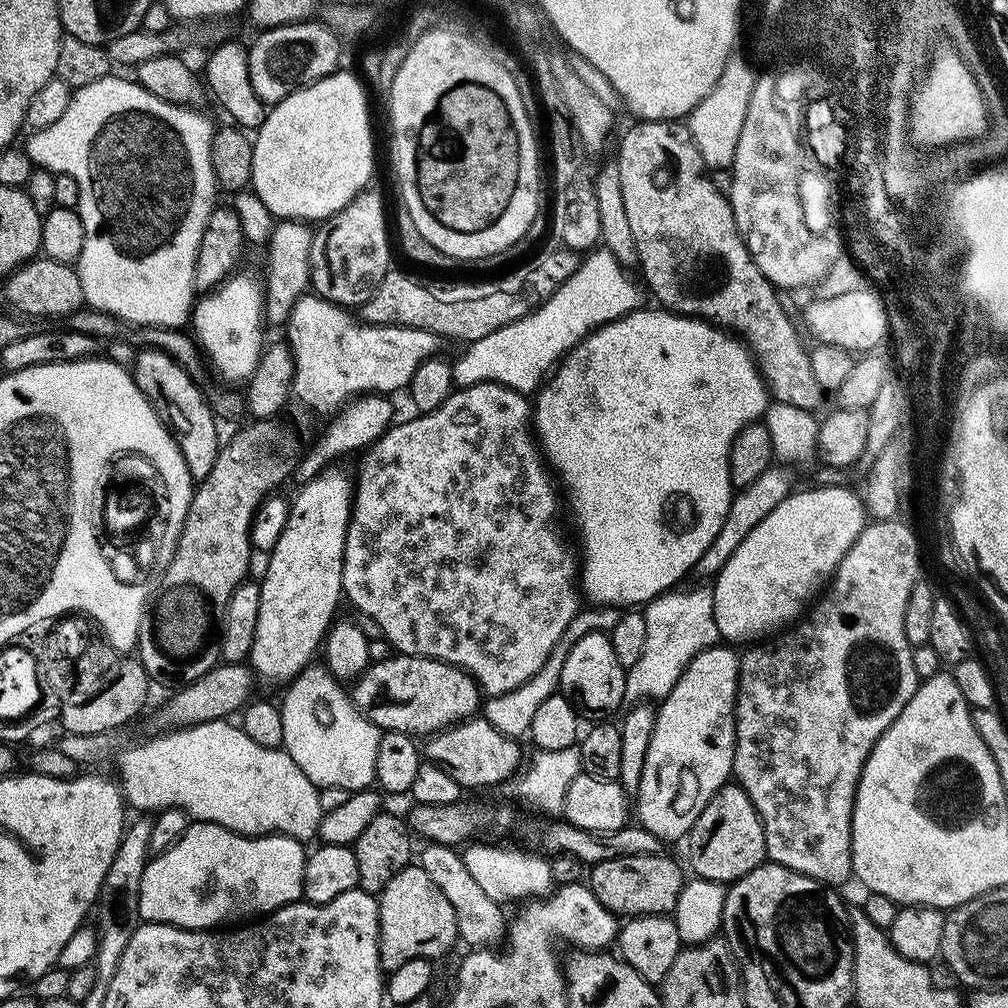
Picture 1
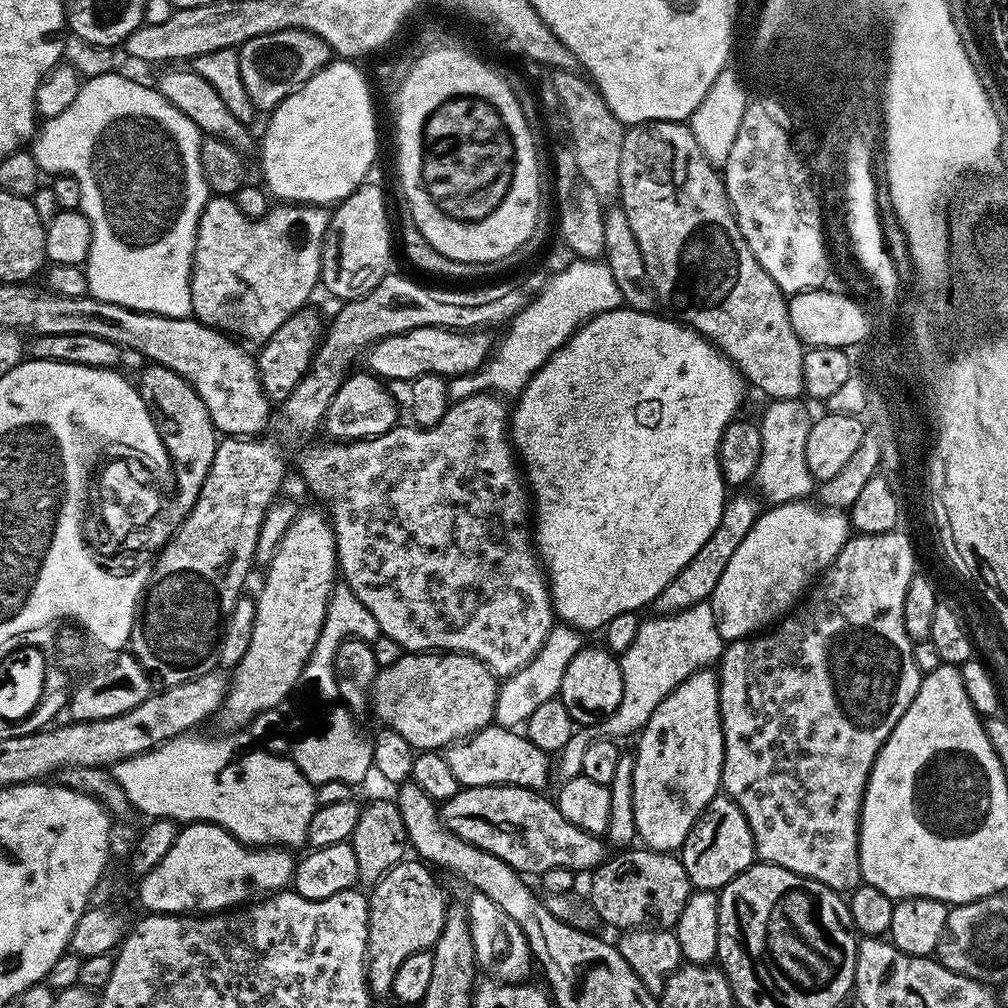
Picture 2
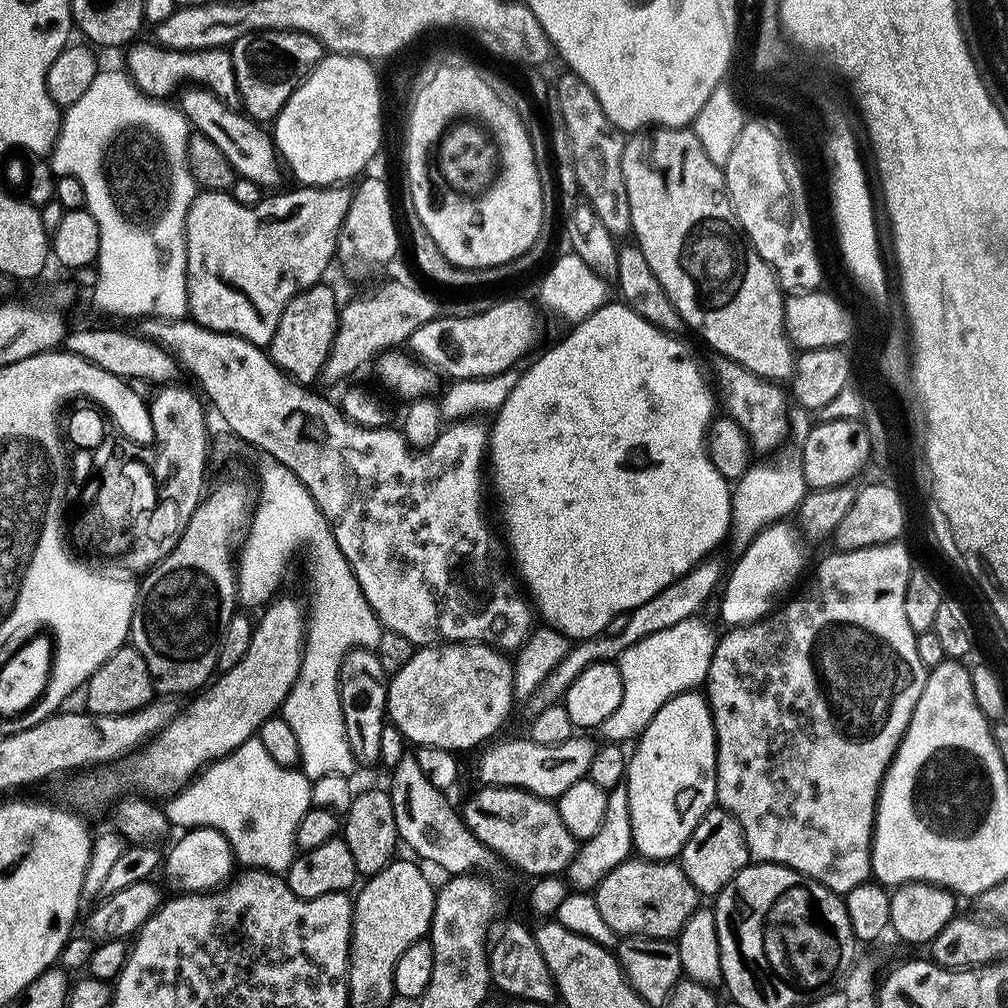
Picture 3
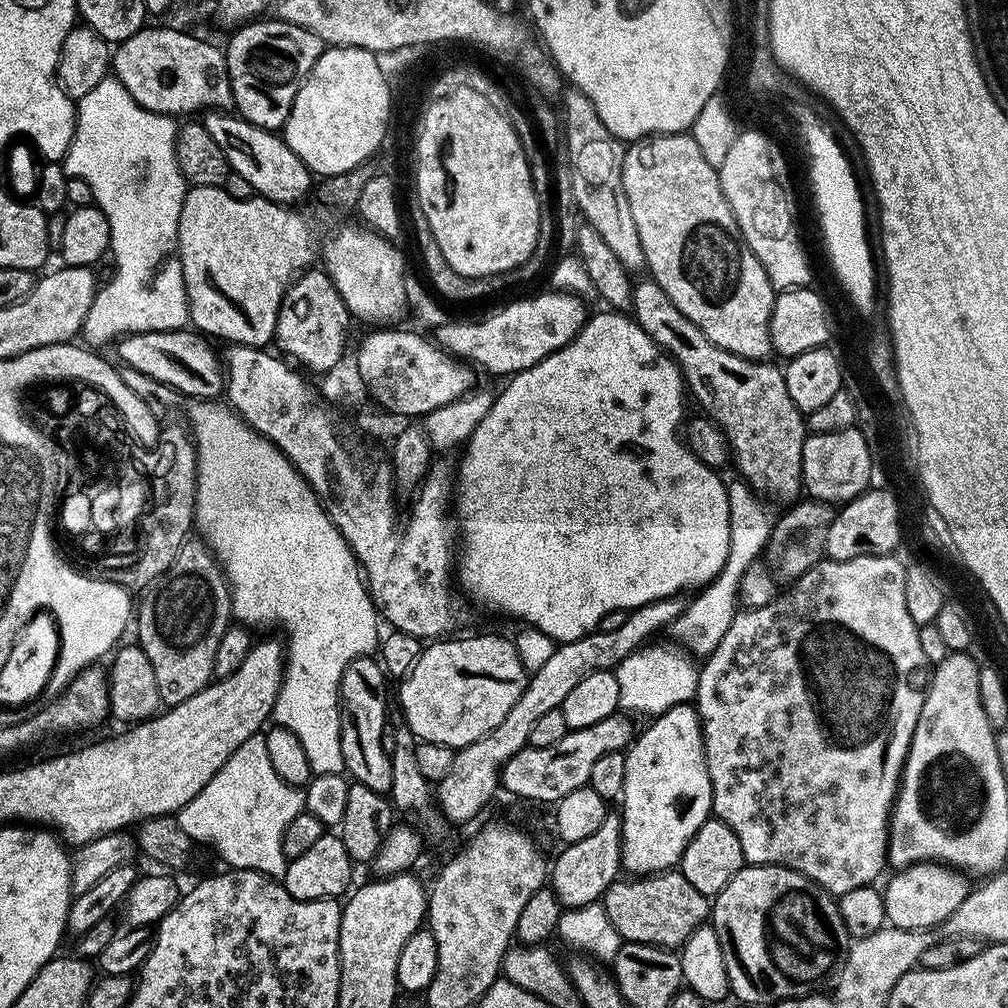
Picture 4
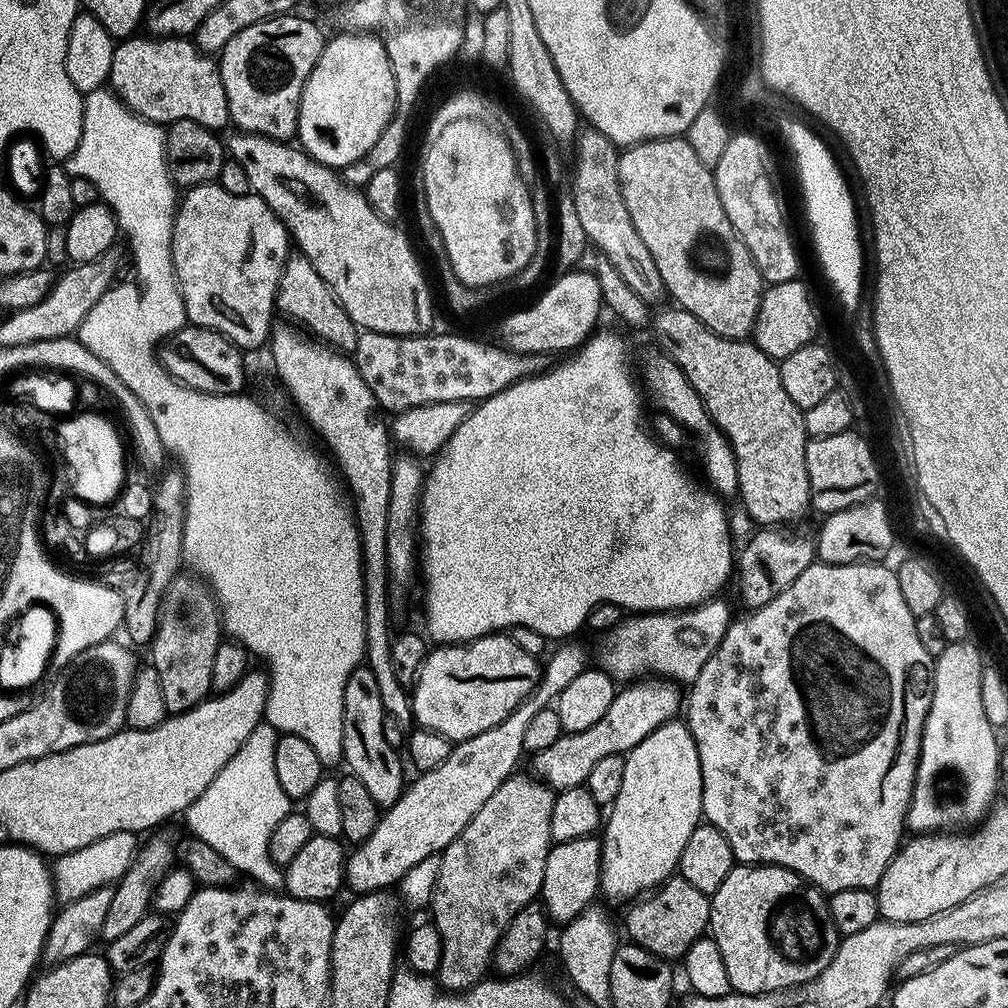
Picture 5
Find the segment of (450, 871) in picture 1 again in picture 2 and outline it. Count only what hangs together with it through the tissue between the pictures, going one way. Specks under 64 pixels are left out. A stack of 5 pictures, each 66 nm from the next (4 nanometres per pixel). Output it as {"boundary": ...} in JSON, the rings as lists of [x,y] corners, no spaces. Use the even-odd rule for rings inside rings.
{"boundary":[[[469,889],[467,893],[464,902],[465,916],[479,971],[499,983],[523,983],[529,977],[527,975],[530,966],[533,967],[534,957],[520,926],[482,891]]]}

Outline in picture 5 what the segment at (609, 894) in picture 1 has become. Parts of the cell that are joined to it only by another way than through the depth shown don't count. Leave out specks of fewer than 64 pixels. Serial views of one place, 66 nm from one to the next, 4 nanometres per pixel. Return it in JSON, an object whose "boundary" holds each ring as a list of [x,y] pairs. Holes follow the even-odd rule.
{"boundary":[[[673,874],[651,894],[627,905],[628,913],[624,916],[624,928],[628,931],[627,939],[666,961],[679,961],[688,953],[690,946],[694,946],[694,942],[709,931],[708,919],[710,918],[711,905],[709,893],[690,886],[690,882],[683,880],[679,874]]]}

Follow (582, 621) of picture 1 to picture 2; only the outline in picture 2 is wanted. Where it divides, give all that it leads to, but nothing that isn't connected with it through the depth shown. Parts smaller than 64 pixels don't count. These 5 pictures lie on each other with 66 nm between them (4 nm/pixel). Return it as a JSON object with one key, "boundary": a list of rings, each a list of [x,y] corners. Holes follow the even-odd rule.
{"boundary":[[[563,622],[555,623],[543,640],[538,654],[522,670],[507,677],[497,689],[493,721],[499,727],[517,729],[518,725],[521,727],[528,722],[530,715],[534,714],[543,702],[555,699],[560,693],[562,680],[565,678],[570,662],[583,651],[582,639],[584,636],[579,629],[572,628]]]}

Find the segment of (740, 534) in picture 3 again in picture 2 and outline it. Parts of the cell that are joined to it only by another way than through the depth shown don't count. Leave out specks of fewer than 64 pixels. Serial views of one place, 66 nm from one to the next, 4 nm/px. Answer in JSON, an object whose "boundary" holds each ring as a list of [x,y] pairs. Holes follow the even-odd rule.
{"boundary":[[[800,398],[772,400],[758,422],[762,450],[752,480],[773,505],[801,501],[816,488],[816,481],[806,465],[806,443],[814,416],[802,401]]]}

